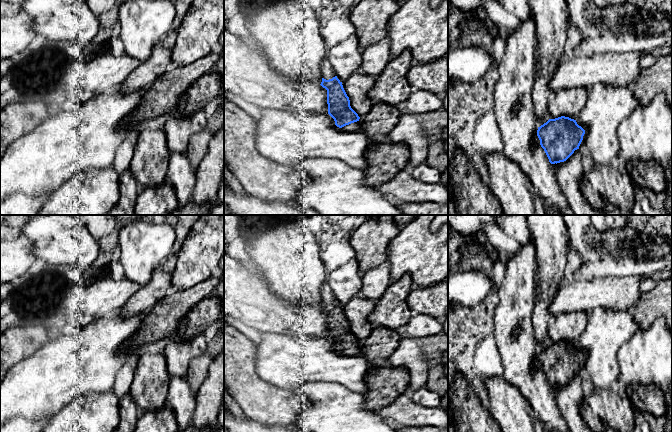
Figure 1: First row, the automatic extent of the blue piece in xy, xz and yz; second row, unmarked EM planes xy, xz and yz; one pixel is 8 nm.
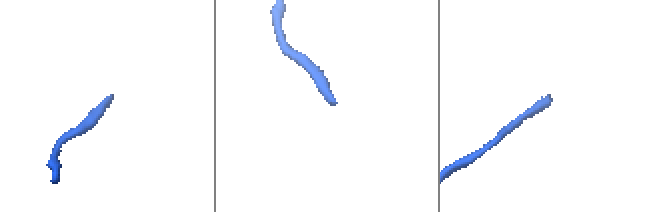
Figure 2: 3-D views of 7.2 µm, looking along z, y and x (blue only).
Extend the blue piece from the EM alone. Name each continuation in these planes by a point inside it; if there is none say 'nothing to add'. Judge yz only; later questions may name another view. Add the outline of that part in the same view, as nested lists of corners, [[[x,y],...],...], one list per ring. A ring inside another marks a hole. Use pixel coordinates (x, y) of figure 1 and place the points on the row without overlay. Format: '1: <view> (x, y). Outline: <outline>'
nothing to add

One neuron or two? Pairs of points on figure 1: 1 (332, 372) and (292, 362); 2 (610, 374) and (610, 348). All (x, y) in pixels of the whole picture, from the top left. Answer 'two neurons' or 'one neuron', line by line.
1: one neuron
2: one neuron

